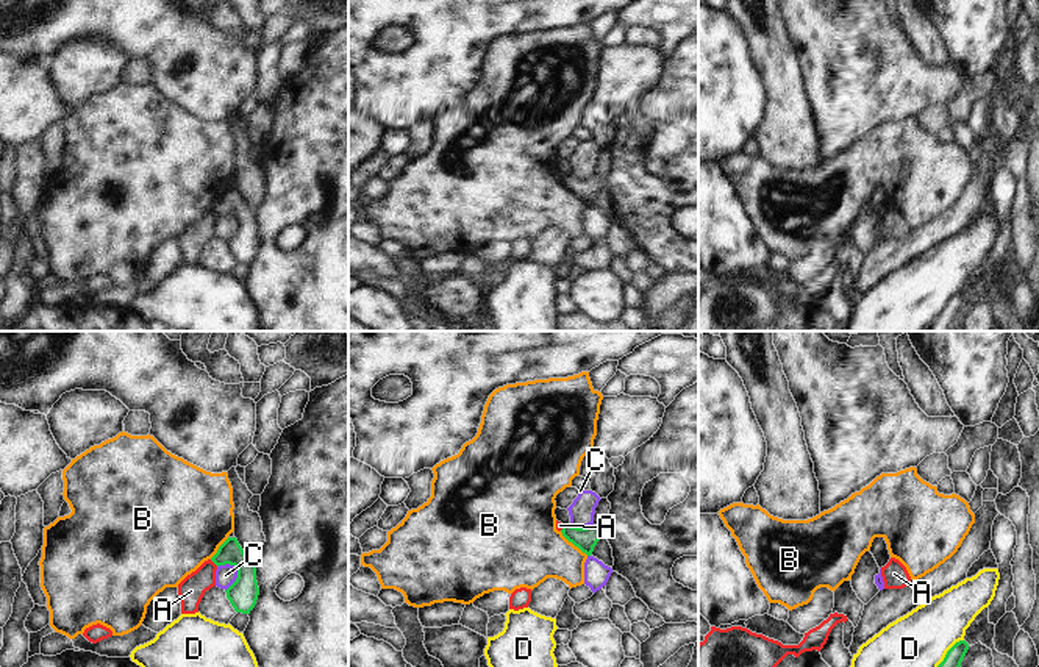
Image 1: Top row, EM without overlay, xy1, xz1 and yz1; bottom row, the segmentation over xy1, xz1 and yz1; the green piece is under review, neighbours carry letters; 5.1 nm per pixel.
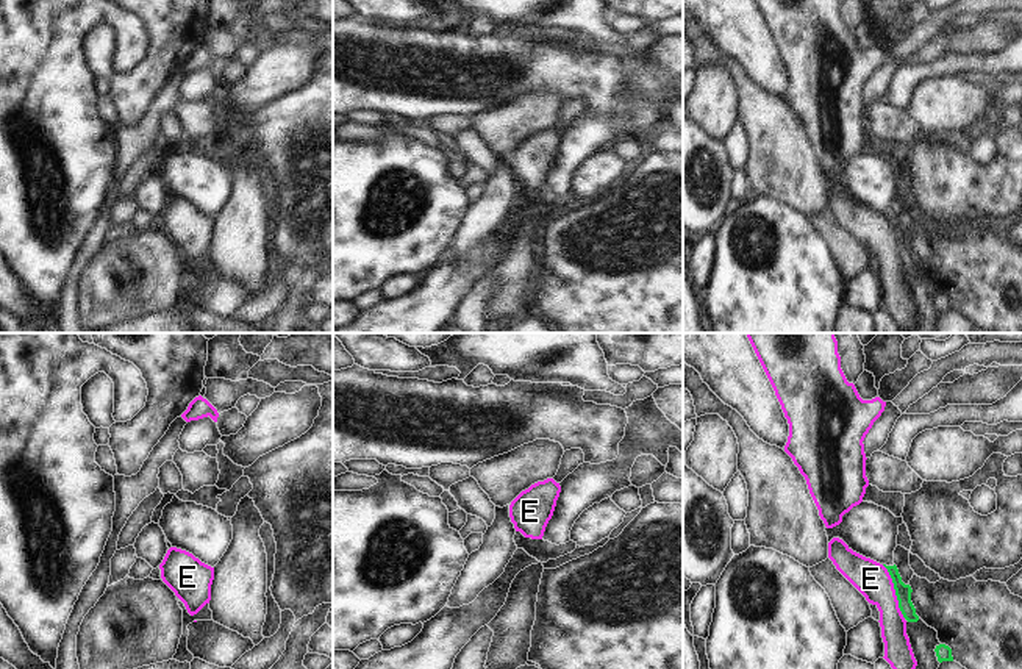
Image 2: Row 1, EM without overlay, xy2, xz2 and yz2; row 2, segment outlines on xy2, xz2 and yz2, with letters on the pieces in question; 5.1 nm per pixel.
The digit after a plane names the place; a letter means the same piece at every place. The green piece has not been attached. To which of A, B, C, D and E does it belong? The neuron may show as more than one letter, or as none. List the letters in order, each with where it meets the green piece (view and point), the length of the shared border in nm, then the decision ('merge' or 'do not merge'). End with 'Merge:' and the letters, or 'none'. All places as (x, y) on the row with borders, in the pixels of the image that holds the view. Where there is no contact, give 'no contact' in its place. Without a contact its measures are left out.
A: meets green in xy1 at (214, 563); contact 60 nm long; do not merge
B: meets green in xz1 at (574, 544); contact 200 nm long; do not merge
C: meets green in xy1 at (238, 577); contact 150 nm long; do not merge
D: meets green in yz1 at (947, 652); contact 200 nm long; do not merge
E: meets green in yz2 at (896, 591); contact 300 nm long; do not merge
Merge: none

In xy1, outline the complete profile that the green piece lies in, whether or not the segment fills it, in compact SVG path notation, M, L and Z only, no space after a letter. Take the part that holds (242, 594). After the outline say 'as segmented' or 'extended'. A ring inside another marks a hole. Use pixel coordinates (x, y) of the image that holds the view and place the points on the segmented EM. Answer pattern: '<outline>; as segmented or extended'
M228 537L211 561L217 567L230 564L237 570L236 581L225 590L227 598L236 612L250 614L259 595L256 564L247 558L236 537Z; as segmented

